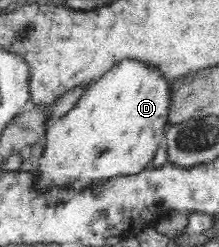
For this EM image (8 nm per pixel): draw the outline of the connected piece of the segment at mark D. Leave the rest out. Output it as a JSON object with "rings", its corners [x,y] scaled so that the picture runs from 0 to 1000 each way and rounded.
{"rings":[[[589,231],[548,243],[493,287],[479,287],[429,336],[416,336],[384,360],[384,377],[365,389],[333,441],[274,474],[269,486],[228,494],[219,534],[205,543],[205,555],[215,555],[215,591],[205,591],[205,615],[196,615],[196,632],[187,632],[187,648],[169,664],[164,688],[183,700],[183,713],[169,713],[164,749],[242,753],[242,745],[324,745],[342,733],[361,733],[370,749],[406,749],[511,713],[603,709],[607,700],[635,696],[699,648],[735,567],[753,555],[753,534],[776,502],[772,445],[781,445],[781,421],[790,421],[790,324],[753,308],[735,275],[717,271],[717,263]]]}

